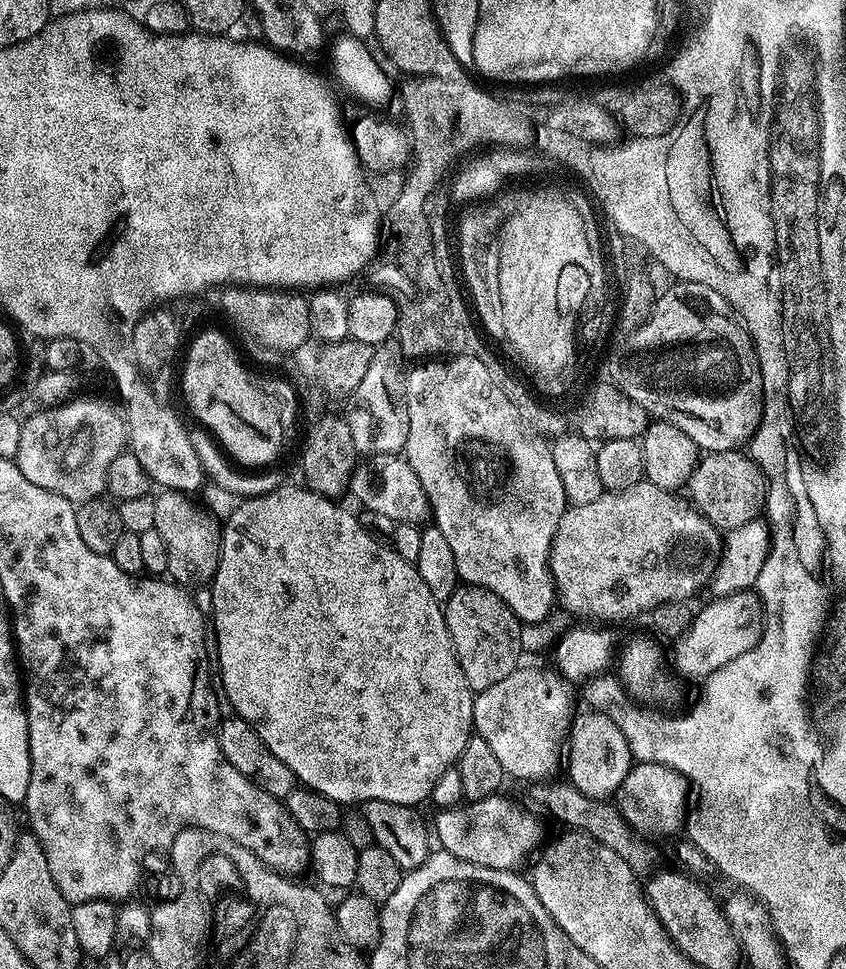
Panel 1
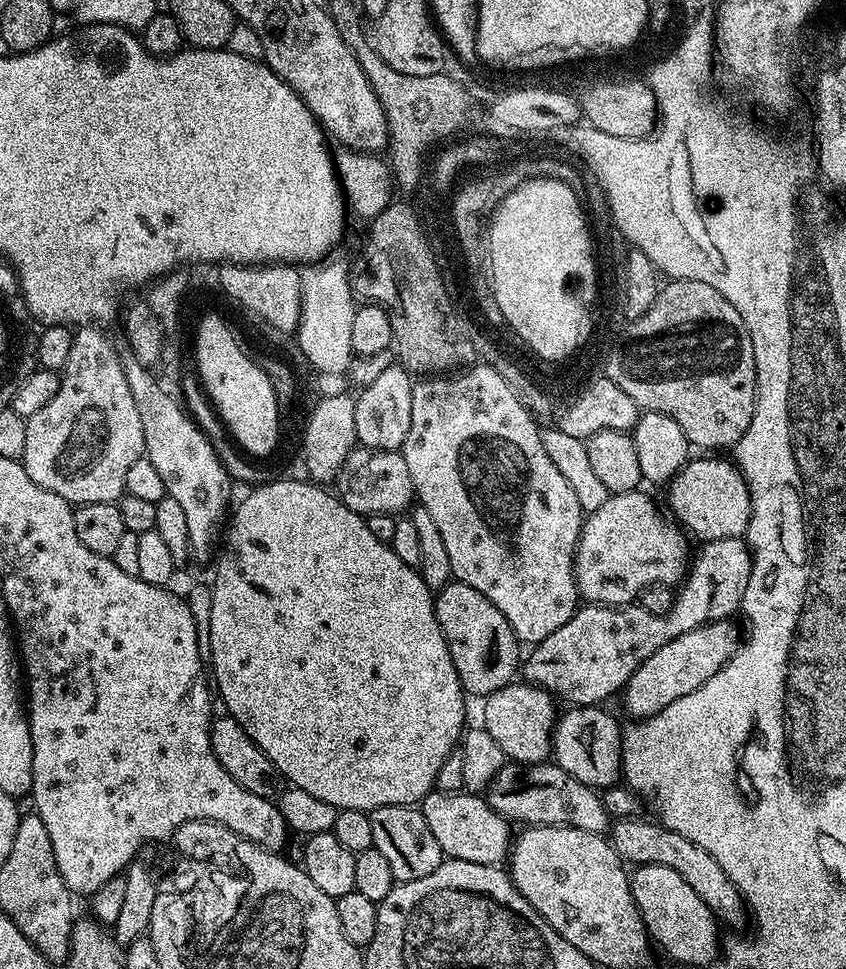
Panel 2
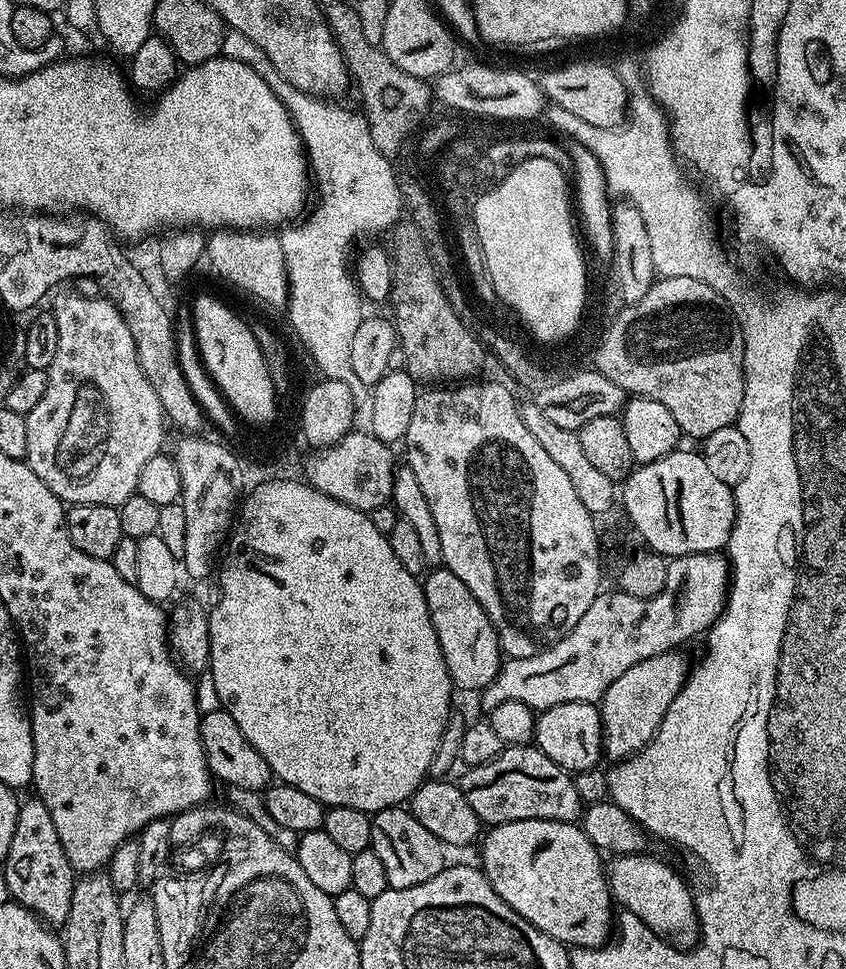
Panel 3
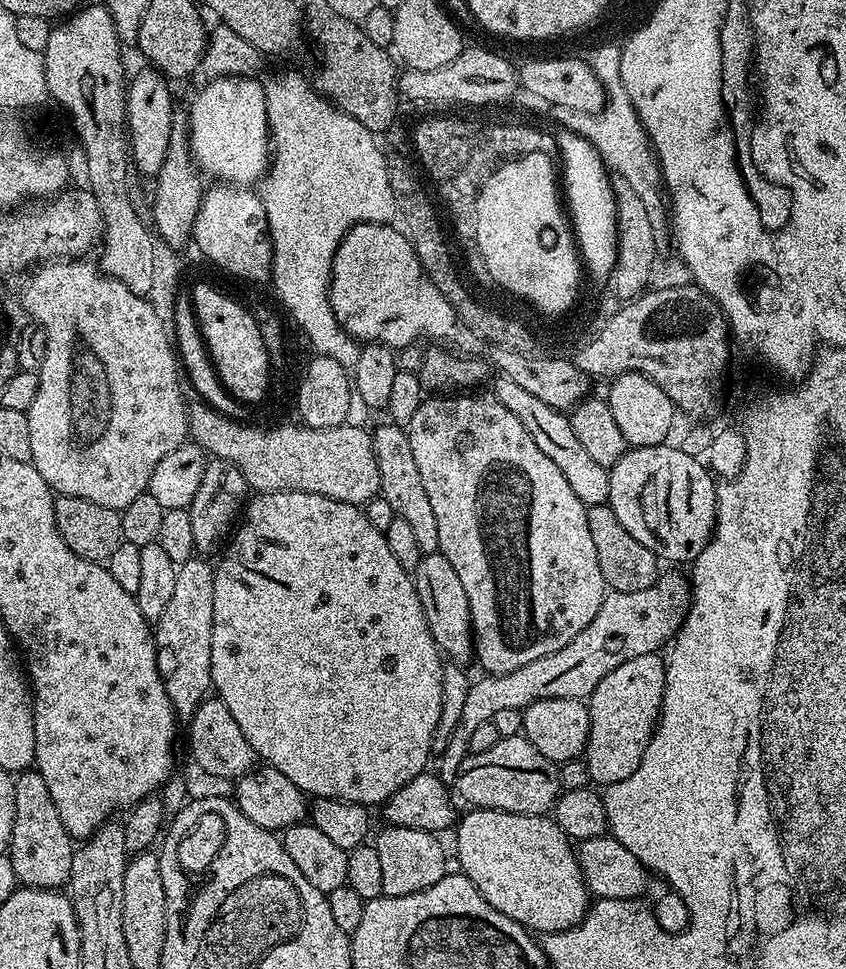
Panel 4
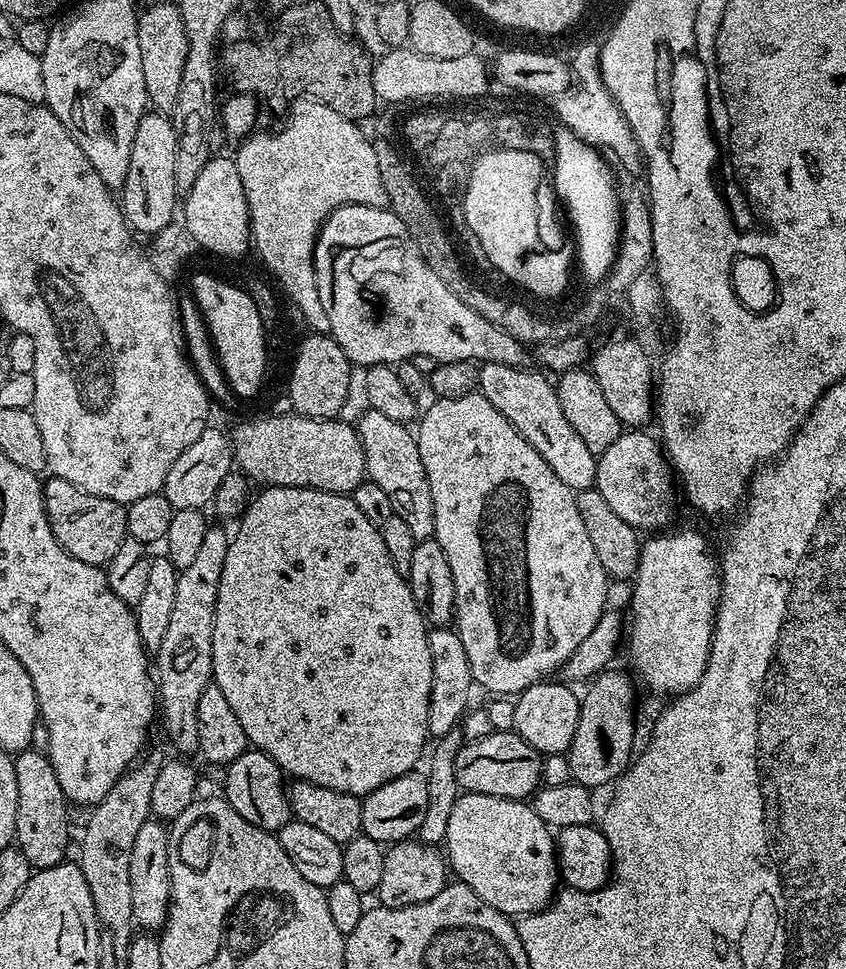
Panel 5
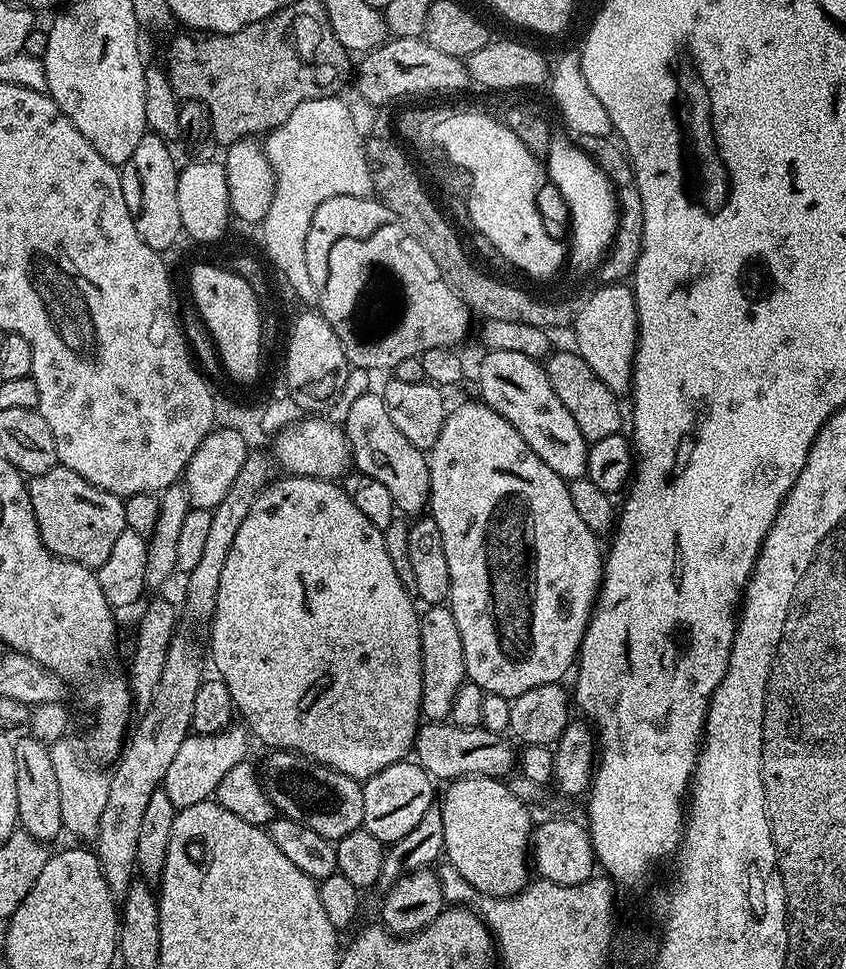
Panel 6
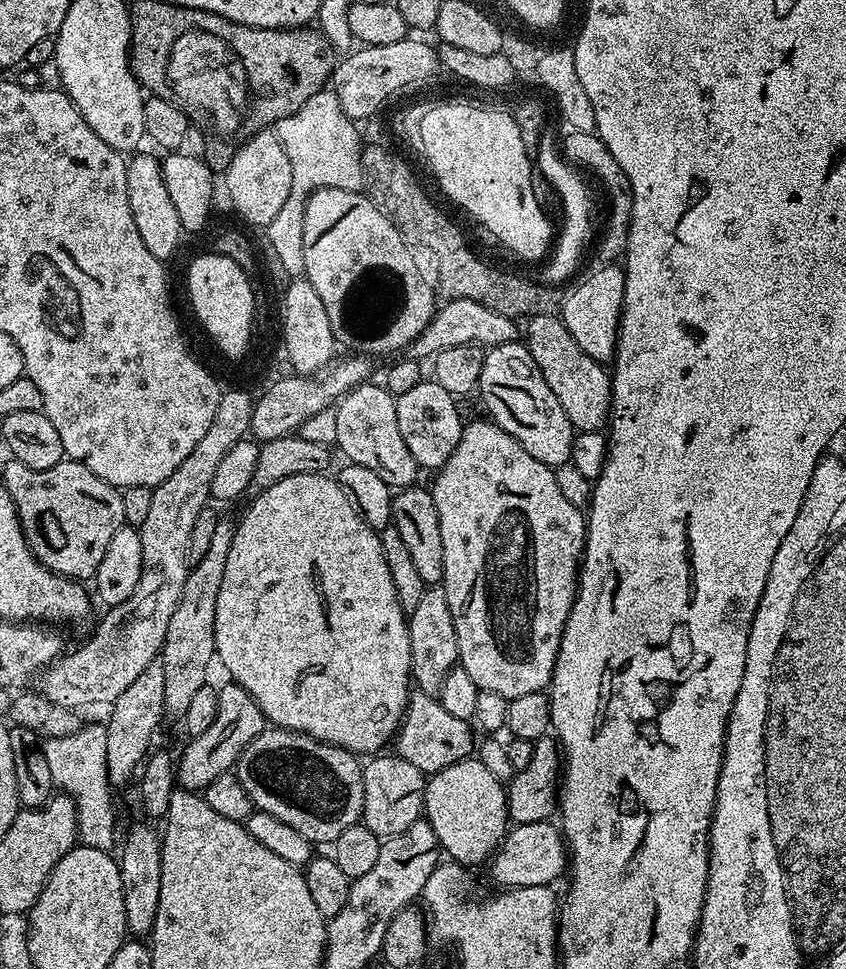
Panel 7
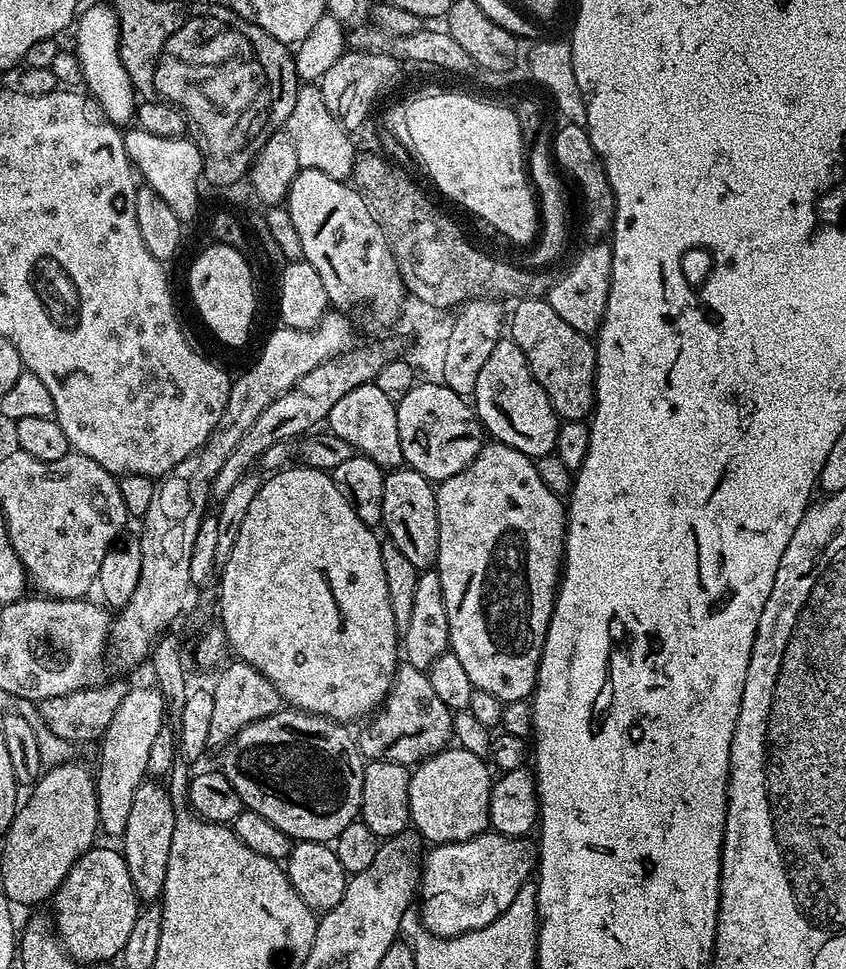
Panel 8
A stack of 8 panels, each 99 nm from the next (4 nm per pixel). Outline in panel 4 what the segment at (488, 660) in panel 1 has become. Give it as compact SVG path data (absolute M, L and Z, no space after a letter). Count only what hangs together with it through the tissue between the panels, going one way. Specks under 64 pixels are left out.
M439 550L421 555L418 566L414 573L416 582L416 593L418 602L422 602L422 614L426 618L426 626L430 626L430 634L434 638L436 647L451 663L461 666L467 665L467 660L471 661L474 656L474 641L472 638L472 619L470 618L470 602L466 602L466 590L462 586L462 581L458 578L458 573L454 566L444 557Z

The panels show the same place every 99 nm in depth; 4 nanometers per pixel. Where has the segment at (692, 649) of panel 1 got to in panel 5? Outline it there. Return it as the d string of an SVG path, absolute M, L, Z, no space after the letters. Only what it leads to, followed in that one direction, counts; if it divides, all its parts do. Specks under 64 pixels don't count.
M612 671L601 672L582 692L578 730L574 730L574 742L570 742L566 753L573 781L591 790L619 780L634 759L632 743L636 740L636 716L632 707L636 704L637 685L627 671Z

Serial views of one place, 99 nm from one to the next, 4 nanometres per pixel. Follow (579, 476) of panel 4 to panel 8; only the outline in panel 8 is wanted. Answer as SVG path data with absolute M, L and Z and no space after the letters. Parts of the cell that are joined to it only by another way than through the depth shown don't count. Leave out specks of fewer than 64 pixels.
M512 339L498 341L490 358L486 358L486 366L478 373L474 411L493 441L533 458L555 453L558 417L550 406L550 398L546 398L546 390L538 386L522 350Z

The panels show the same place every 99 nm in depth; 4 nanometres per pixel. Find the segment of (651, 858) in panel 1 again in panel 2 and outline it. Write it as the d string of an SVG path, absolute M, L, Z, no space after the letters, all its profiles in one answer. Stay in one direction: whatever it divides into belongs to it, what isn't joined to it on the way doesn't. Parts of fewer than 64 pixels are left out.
M515 762L505 763L498 774L489 782L486 789L486 799L498 815L509 822L517 820L520 826L535 826L537 824L549 824L550 826L570 826L587 832L607 833L610 828L610 813L604 805L603 795L597 789L578 782L566 770L562 770L554 762L543 764L517 764Z

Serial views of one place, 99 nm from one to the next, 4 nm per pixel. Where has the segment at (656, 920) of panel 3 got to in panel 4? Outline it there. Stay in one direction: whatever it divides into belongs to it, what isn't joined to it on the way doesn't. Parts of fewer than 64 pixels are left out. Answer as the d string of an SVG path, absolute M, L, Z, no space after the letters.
M611 834L579 841L576 857L584 875L584 884L593 897L602 900L640 900L648 891L652 891L652 896L656 899L654 915L660 928L667 932L683 932L687 928L686 902L682 902L677 892L669 890L659 879L654 878L653 873L642 862L638 862L638 858L634 858L634 854L630 854L630 850L626 850L626 846L622 846L622 842L615 840Z

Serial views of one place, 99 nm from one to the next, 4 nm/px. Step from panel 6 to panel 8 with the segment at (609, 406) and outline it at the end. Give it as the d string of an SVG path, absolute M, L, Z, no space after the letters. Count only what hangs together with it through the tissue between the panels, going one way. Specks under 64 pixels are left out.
M520 298L510 308L510 339L522 350L538 386L546 390L550 406L561 421L587 421L596 406L596 350L587 335L563 318L544 298Z

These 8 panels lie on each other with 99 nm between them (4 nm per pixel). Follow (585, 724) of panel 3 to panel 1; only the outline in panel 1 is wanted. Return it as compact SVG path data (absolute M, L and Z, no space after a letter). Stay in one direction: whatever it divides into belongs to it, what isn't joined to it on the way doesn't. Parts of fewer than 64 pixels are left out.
M584 710L572 723L572 735L566 749L567 779L582 794L595 800L607 801L620 791L634 761L632 751L618 726L607 714Z

